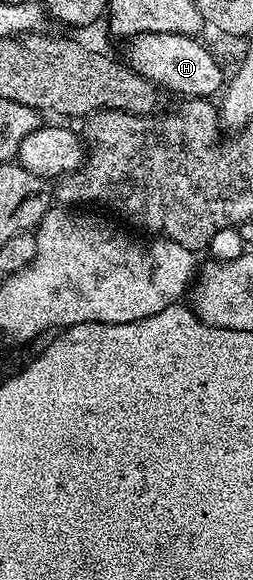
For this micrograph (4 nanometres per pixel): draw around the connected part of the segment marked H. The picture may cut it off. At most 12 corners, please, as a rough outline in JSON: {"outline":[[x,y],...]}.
{"outline":[[137,34],[128,65],[183,99],[213,99],[222,66],[189,34]]}

